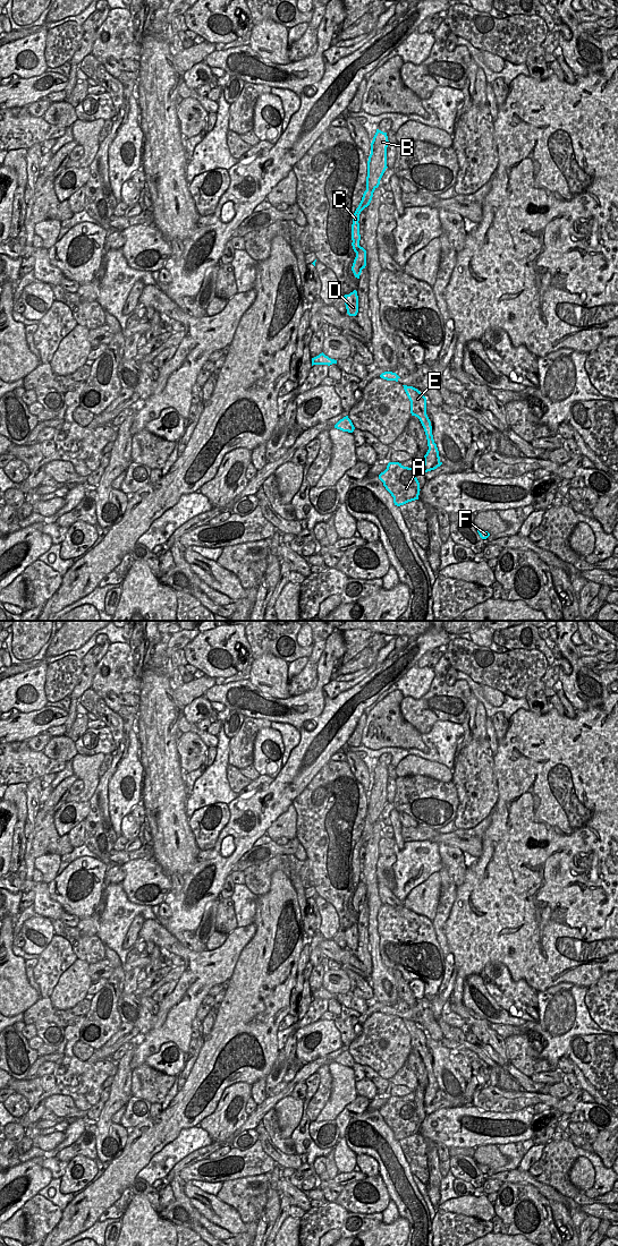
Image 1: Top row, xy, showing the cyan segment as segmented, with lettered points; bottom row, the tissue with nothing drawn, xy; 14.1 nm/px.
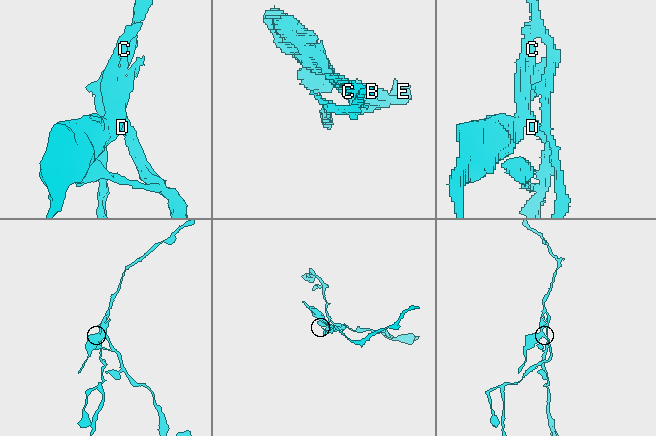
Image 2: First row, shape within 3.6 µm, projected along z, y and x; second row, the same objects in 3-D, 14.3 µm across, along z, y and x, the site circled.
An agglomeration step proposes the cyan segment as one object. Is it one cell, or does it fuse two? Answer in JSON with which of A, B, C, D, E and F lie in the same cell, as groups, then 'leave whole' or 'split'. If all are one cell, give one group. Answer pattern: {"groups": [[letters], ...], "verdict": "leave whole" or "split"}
{"groups": [["A", "C", "D", "E", "F"], ["B"]], "verdict": "split"}

